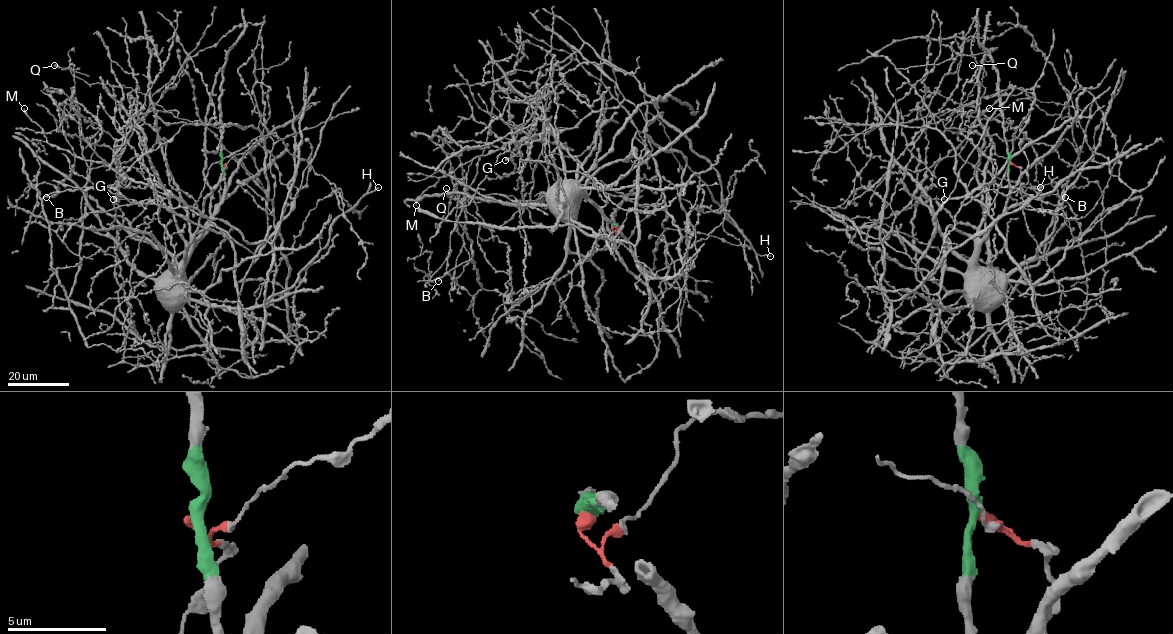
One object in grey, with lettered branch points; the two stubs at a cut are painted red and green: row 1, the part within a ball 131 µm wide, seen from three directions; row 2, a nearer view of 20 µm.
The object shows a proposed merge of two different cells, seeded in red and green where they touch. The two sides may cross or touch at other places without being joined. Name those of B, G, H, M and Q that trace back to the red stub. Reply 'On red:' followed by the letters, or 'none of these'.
On red: none of these

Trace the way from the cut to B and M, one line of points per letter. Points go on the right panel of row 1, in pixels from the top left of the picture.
B: (1010, 162), (1006, 209), (964, 259), (918, 186), (935, 163), (957, 155), (1039, 194), (1065, 197)
M: (1010, 162), (1006, 209), (979, 249), (964, 259), (947, 242), (933, 218), (929, 196), (918, 186), (989, 108)

